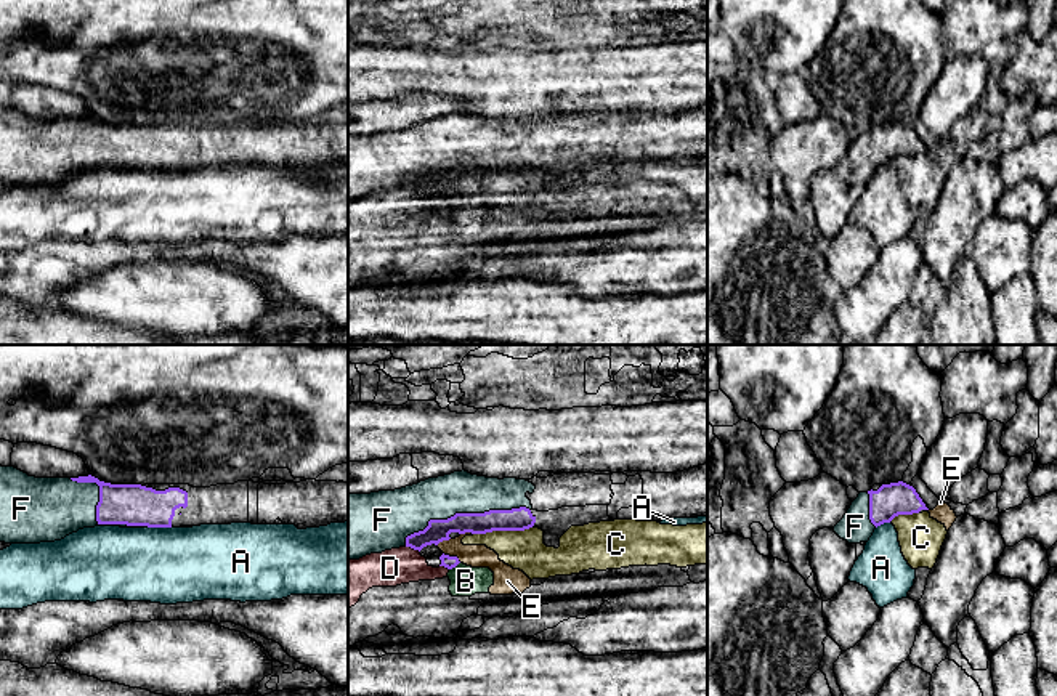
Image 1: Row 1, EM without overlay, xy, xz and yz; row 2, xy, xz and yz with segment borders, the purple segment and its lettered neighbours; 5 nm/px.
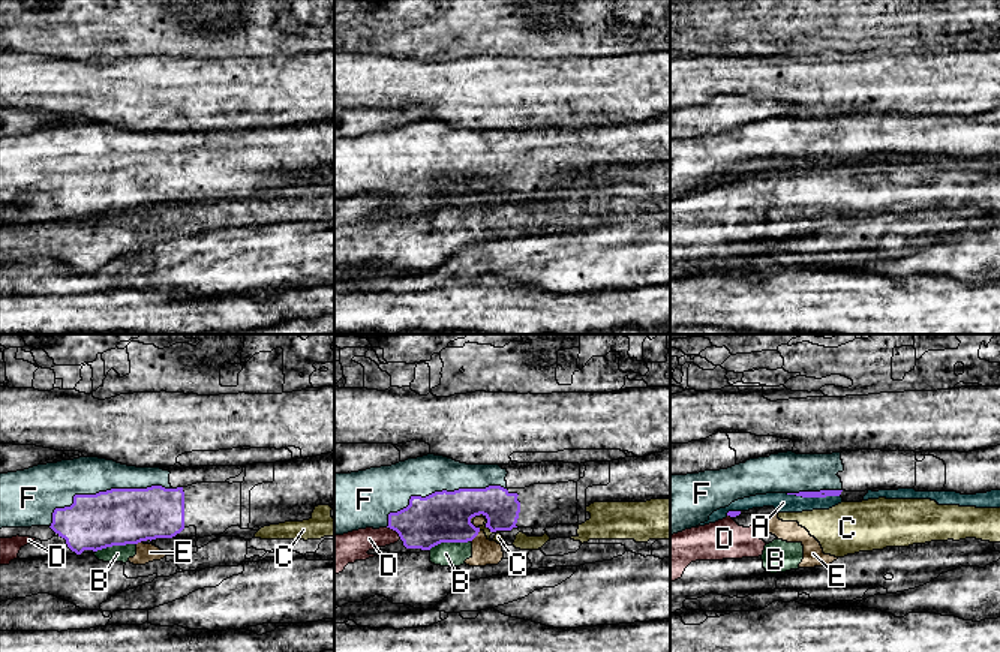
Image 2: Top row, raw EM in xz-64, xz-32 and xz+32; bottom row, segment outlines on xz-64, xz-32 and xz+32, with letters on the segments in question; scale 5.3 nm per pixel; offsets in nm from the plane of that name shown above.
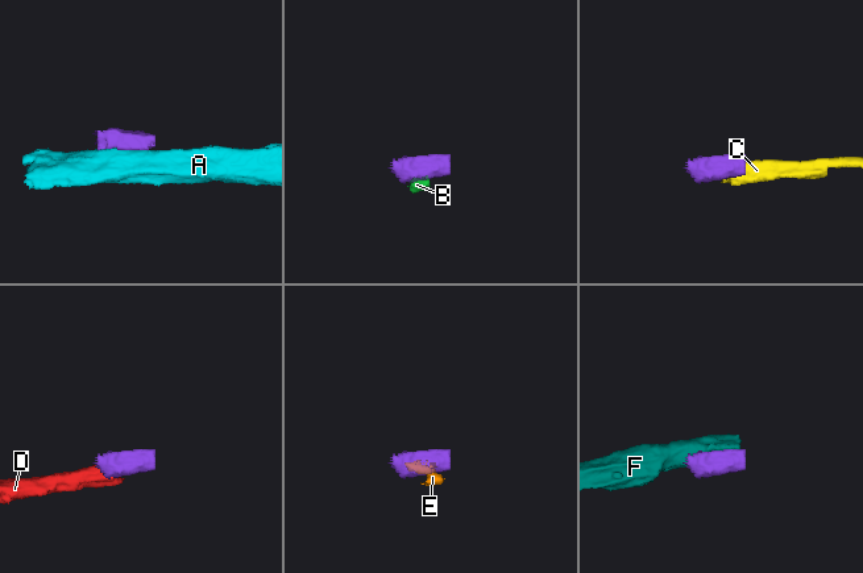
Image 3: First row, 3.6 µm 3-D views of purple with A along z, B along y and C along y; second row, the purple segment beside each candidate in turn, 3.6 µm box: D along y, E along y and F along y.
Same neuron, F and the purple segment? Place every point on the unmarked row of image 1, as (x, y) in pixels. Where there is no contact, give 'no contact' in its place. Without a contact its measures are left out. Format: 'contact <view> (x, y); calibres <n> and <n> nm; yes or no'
contact xz (462, 154); calibres 120 and 220 nm; yes

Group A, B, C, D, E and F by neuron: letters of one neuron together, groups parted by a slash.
A / B C D E / F

